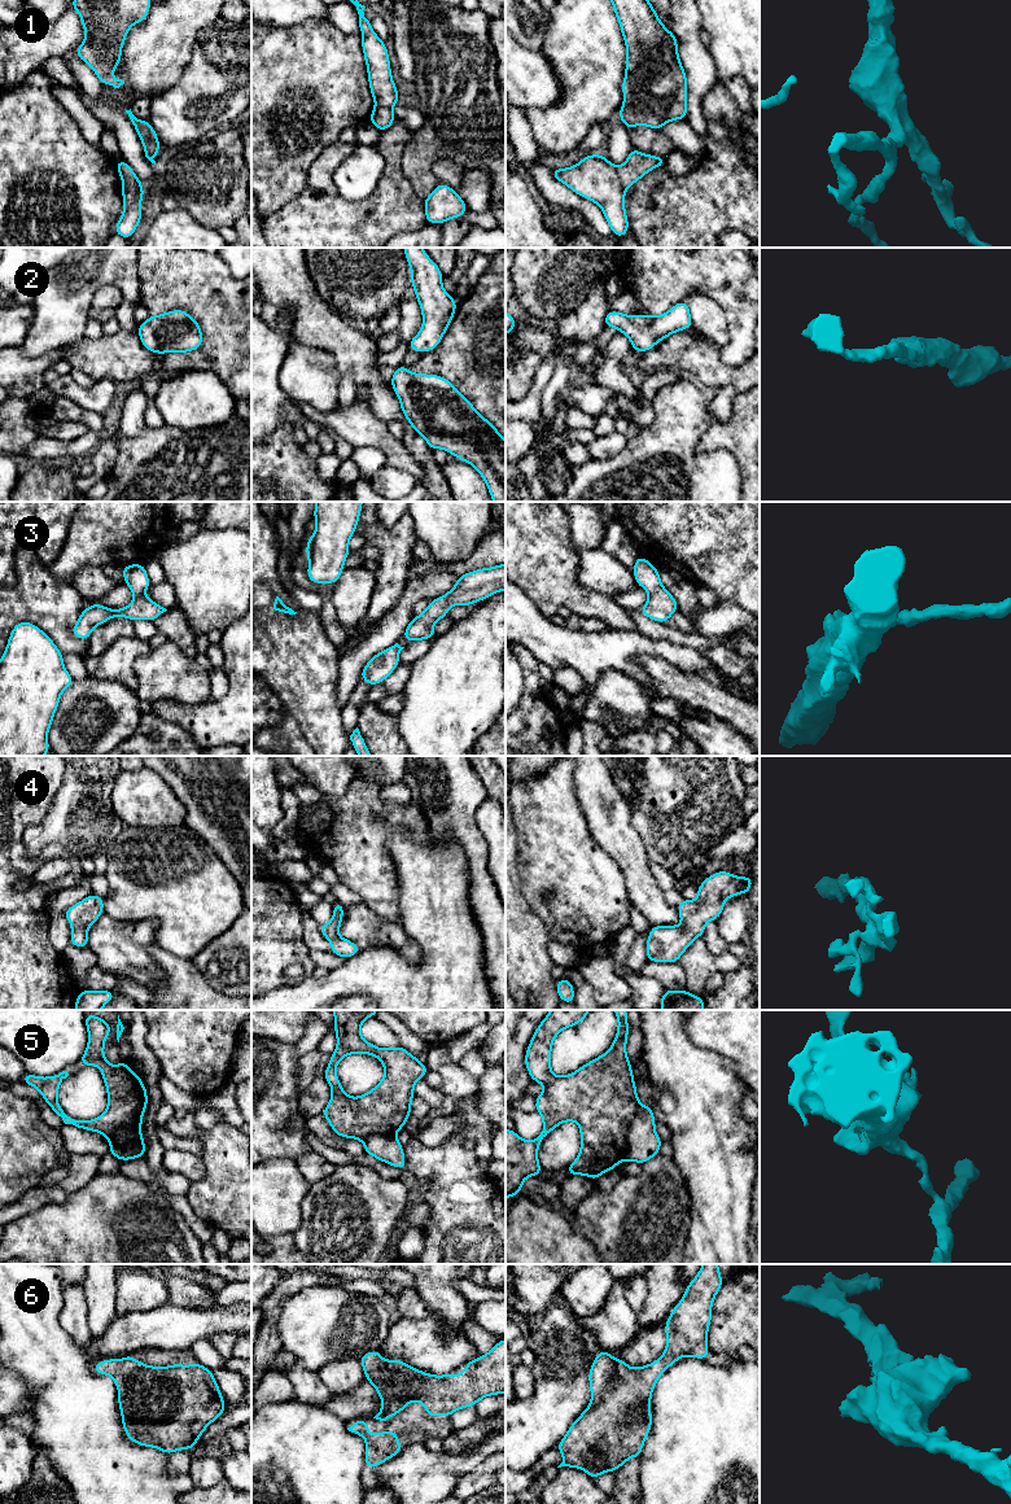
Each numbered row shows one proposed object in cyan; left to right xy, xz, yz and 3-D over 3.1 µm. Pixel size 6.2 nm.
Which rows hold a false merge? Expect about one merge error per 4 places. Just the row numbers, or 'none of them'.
1, 5

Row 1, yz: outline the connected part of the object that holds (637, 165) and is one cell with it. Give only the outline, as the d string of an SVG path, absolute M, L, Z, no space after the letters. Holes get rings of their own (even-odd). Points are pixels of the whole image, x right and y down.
M631 147L630 154L625 163L617 167L623 189L627 191L635 182L642 179L652 169L662 167L665 165L666 157L644 154Z

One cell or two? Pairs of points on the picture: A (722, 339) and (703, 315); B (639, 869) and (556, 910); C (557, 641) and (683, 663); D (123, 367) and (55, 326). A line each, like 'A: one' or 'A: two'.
A: one
B: two
C: one
D: two

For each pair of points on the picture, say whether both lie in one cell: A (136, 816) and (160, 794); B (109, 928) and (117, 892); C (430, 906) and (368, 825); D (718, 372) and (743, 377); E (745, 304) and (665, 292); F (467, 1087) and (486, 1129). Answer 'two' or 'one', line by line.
A: one
B: two
C: two
D: one
E: one
F: two

